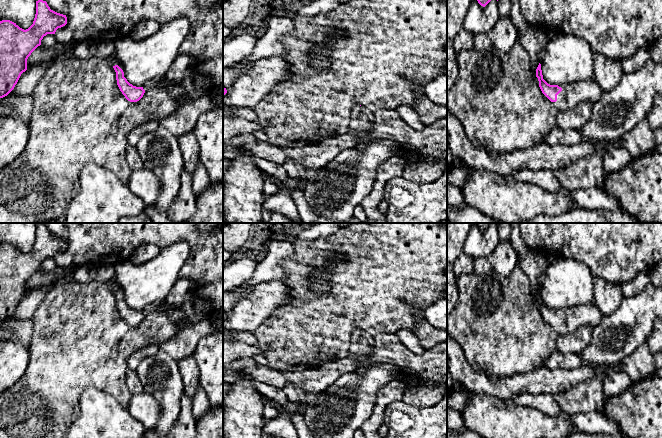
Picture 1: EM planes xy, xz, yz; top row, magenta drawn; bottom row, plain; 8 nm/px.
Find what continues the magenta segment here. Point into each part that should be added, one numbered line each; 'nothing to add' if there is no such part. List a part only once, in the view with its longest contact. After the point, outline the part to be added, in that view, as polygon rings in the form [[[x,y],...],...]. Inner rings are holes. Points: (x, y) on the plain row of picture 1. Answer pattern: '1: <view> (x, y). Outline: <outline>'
1: yz (572, 318). Outline: [[[595,303],[558,310],[562,312],[562,315],[557,319],[557,325],[552,326],[558,335],[575,332],[582,326],[595,327],[605,317]]]

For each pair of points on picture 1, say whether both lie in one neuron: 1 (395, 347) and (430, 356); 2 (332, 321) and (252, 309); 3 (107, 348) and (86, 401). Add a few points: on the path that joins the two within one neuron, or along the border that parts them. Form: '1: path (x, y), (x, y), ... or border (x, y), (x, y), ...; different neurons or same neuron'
1: path (404, 356), (407, 359), (421, 359); same neuron
2: border (281, 307), (267, 317), (257, 328); different neurons
3: border (90, 386), (81, 394), (79, 408); different neurons

